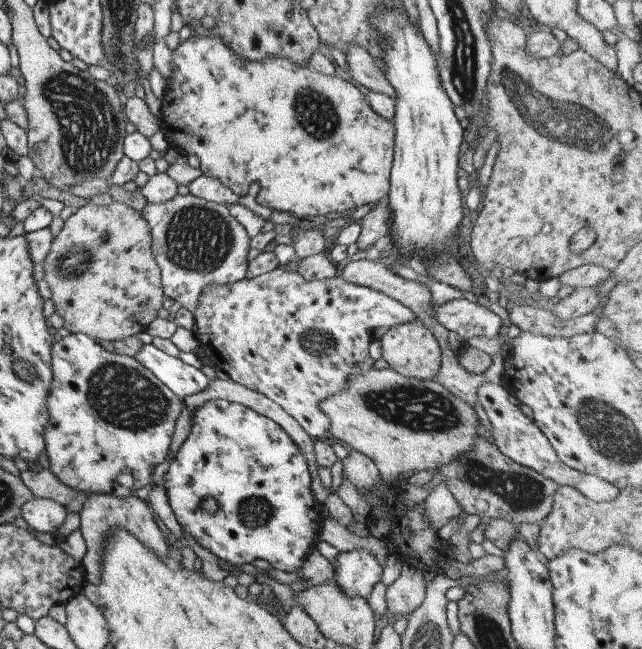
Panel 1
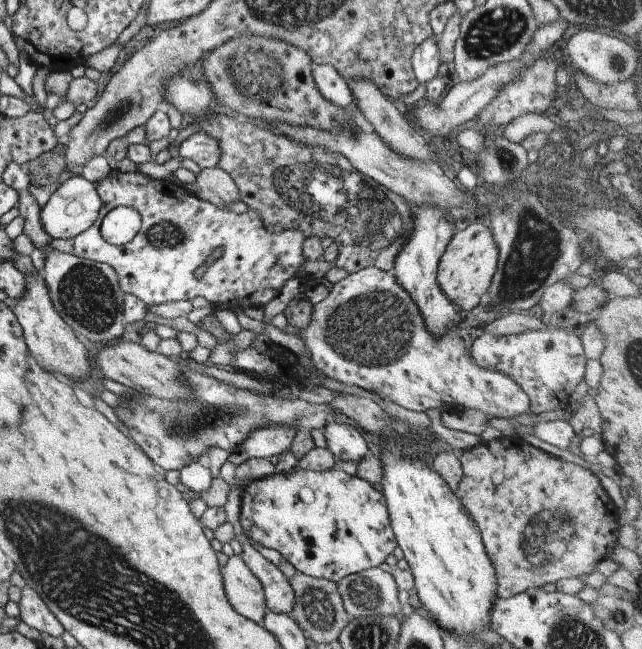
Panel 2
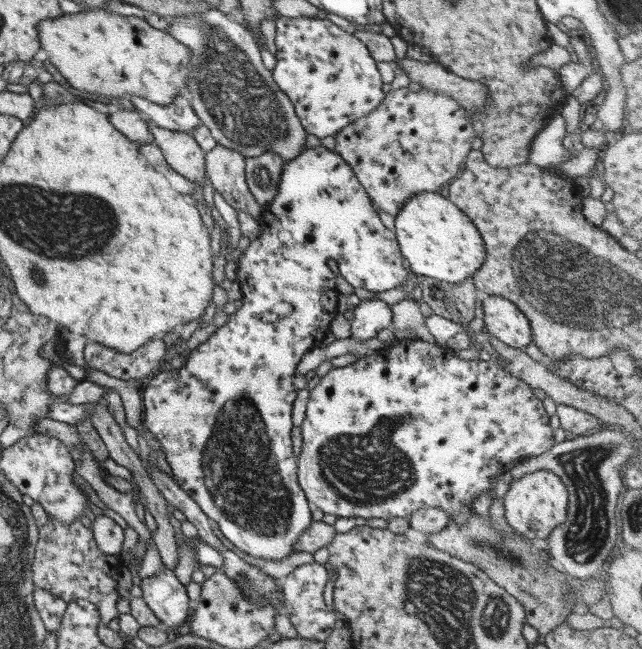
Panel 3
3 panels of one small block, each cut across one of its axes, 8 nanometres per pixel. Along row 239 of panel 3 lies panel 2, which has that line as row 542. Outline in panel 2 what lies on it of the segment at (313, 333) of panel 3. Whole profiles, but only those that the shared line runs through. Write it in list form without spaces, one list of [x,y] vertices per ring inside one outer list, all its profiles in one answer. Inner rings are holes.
[[[335,467],[325,471],[298,471],[293,470],[282,474],[272,474],[261,479],[253,480],[246,483],[241,488],[240,494],[241,505],[239,506],[239,524],[243,529],[243,533],[247,539],[251,540],[257,547],[264,547],[272,550],[273,553],[278,553],[285,561],[287,561],[293,568],[302,574],[311,577],[320,577],[337,584],[349,574],[356,574],[357,572],[378,567],[384,562],[388,554],[391,554],[396,547],[396,543],[390,528],[390,521],[388,520],[388,513],[386,512],[386,505],[383,496],[380,494],[377,487],[369,485],[365,480],[359,479],[356,476],[349,476],[343,470]]]

